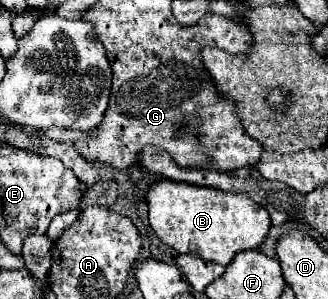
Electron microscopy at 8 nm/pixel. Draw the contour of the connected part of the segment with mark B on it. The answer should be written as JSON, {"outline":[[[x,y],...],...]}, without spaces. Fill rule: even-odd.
{"outline":[[[163,178],[149,186],[147,204],[149,224],[161,242],[179,254],[197,256],[223,266],[243,250],[257,250],[267,240],[271,228],[269,212],[249,196],[223,192],[211,186],[195,186]]]}

